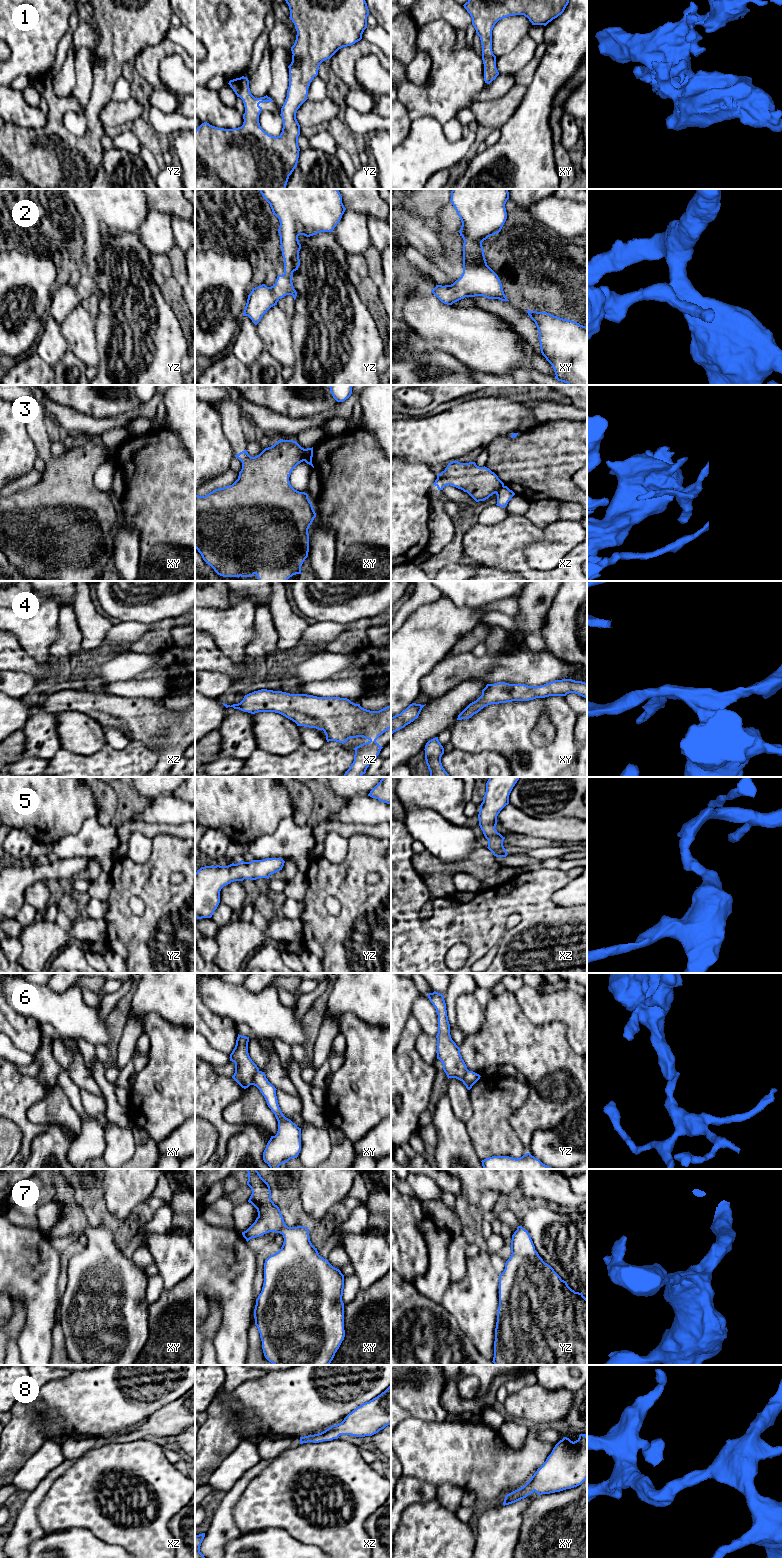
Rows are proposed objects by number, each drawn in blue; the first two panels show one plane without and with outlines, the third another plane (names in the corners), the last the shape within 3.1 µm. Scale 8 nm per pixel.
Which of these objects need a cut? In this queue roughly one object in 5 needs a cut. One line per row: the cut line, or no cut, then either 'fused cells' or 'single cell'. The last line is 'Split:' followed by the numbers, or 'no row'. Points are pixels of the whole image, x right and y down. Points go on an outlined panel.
1: cut none; single cell
2: cut none; single cell
3: cut xy (305, 449), (303, 460); fused cells
4: cut none; single cell
5: cut none; single cell
6: cut xy (258, 1070), (251, 1084); fused cells
7: cut none; single cell
8: cut none; single cell
Split: 3, 6

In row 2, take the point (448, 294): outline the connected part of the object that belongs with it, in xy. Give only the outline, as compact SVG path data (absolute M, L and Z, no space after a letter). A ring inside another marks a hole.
M452 189L450 202L460 217L463 238L463 273L451 285L436 285L431 292L444 304L465 297L483 296L509 301L498 275L487 265L482 242L499 233L507 219L508 189Z

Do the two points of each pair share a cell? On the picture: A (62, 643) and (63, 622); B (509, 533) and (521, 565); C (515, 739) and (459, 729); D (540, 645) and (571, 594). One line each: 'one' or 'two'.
A: one
B: one
C: one
D: two

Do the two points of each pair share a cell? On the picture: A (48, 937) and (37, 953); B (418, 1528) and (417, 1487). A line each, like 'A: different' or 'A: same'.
A: same
B: different

